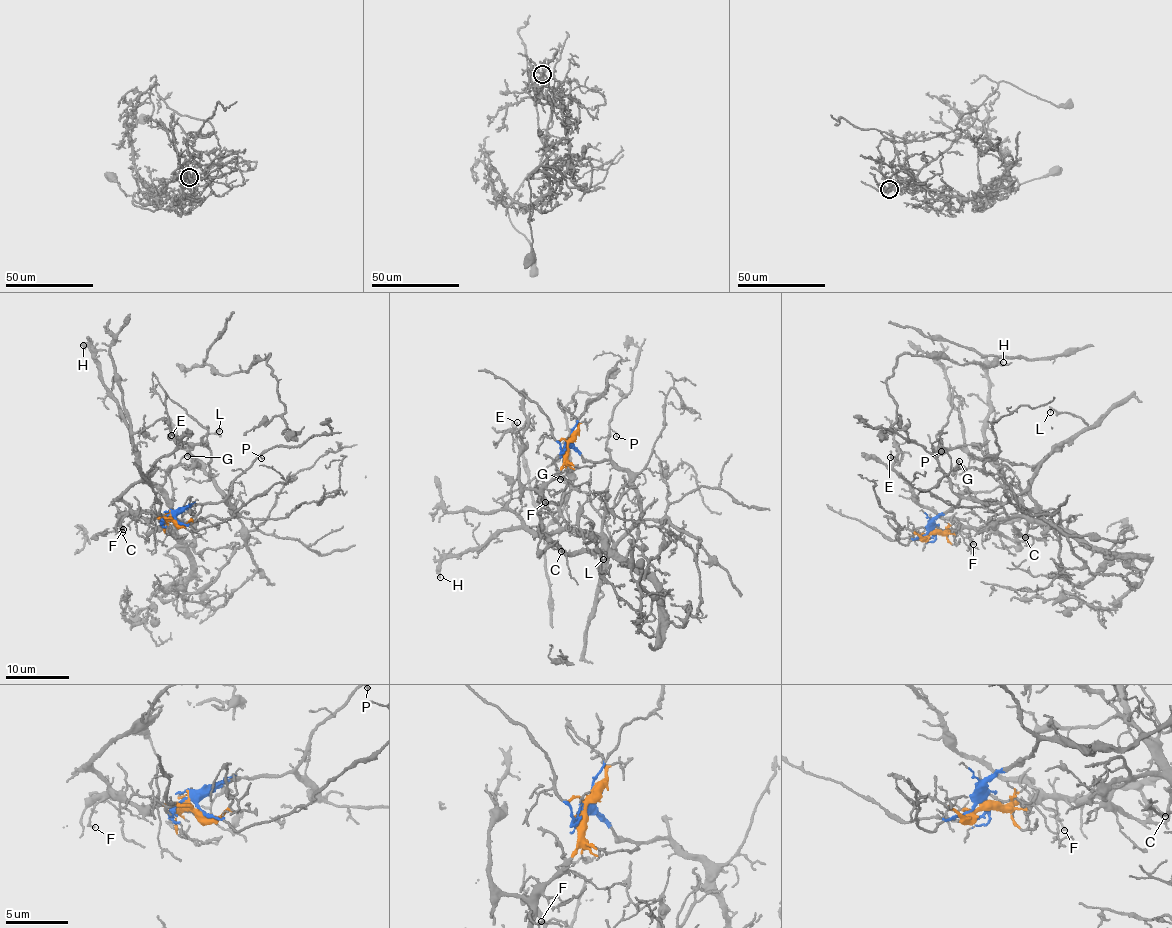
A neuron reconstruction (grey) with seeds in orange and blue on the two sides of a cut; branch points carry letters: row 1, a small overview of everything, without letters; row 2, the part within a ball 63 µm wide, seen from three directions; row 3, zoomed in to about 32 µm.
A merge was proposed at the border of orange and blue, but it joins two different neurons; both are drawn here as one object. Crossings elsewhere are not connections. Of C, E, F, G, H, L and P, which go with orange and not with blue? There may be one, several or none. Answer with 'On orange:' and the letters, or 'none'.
On orange: C, E, F, G, H

